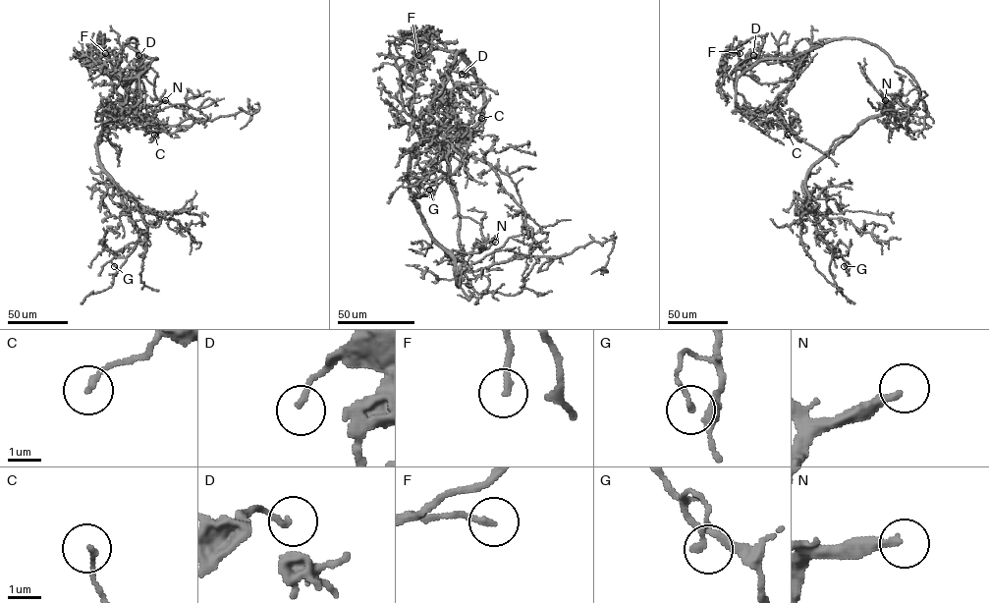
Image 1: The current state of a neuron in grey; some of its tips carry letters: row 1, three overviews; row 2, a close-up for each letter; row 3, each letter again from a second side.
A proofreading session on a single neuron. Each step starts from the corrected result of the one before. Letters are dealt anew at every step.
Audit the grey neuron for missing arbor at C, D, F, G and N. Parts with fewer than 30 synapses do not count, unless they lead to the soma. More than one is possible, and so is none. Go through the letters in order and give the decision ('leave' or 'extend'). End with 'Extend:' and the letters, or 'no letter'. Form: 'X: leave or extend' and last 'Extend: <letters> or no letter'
C: leave
D: leave
F: leave
G: leave
N: extend
Extend: N

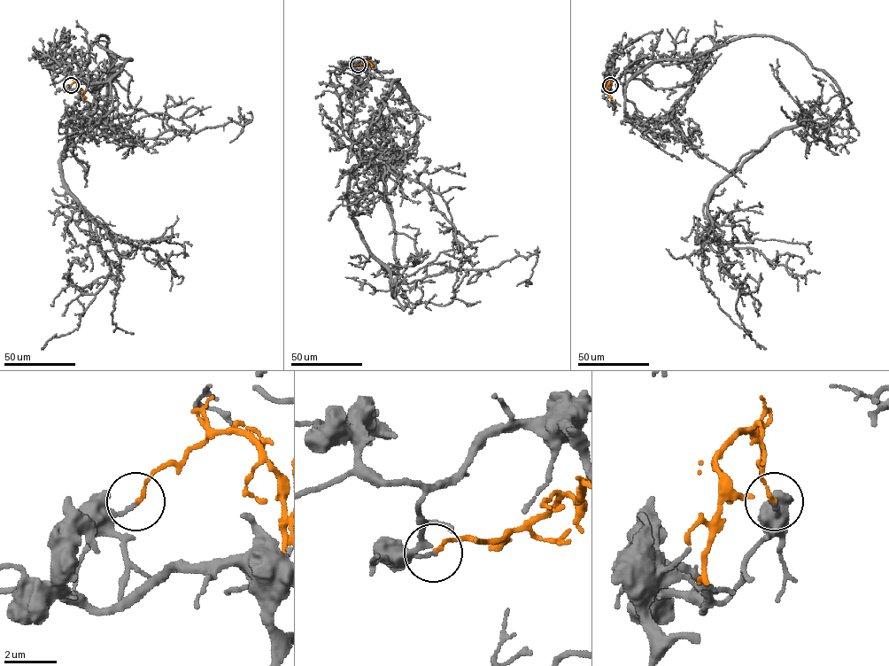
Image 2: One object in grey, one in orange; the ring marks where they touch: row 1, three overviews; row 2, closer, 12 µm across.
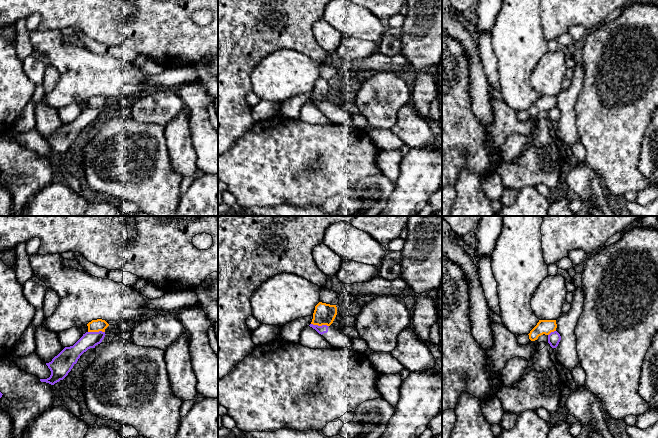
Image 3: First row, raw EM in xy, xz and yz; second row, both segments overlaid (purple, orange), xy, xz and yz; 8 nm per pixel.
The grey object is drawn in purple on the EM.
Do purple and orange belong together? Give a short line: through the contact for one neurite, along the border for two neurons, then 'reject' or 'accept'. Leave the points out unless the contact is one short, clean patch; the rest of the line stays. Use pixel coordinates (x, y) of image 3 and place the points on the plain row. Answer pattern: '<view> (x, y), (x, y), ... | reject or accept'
xz (311, 99), (328, 102) | reject

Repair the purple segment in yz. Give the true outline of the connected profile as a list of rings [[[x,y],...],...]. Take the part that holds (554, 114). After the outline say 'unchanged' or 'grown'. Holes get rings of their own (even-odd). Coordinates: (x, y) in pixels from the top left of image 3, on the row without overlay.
[[[557,107],[551,108],[548,111],[548,119],[552,124],[556,124],[561,116],[561,112]]] | unchanged

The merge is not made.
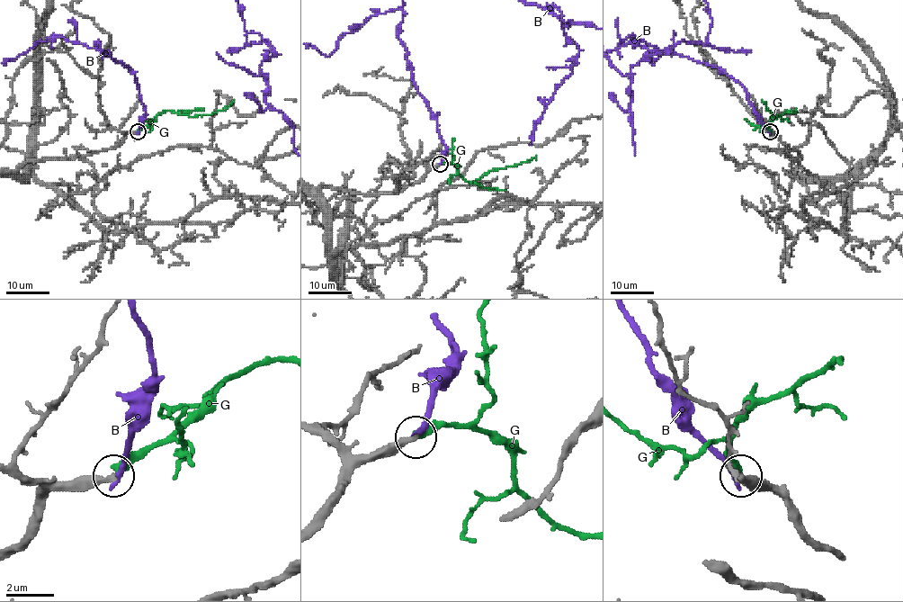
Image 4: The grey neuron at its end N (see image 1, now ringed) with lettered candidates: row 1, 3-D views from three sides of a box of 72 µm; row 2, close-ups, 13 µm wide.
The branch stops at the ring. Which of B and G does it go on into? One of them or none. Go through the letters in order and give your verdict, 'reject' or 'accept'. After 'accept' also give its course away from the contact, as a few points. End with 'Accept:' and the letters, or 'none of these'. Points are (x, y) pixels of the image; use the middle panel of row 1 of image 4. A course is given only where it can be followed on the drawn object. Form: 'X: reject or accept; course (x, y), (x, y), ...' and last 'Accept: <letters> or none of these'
B: reject
G: accept; course (440, 165), (451, 162), (460, 176), (474, 182), (492, 169), (528, 162), (536, 156)
Accept: G

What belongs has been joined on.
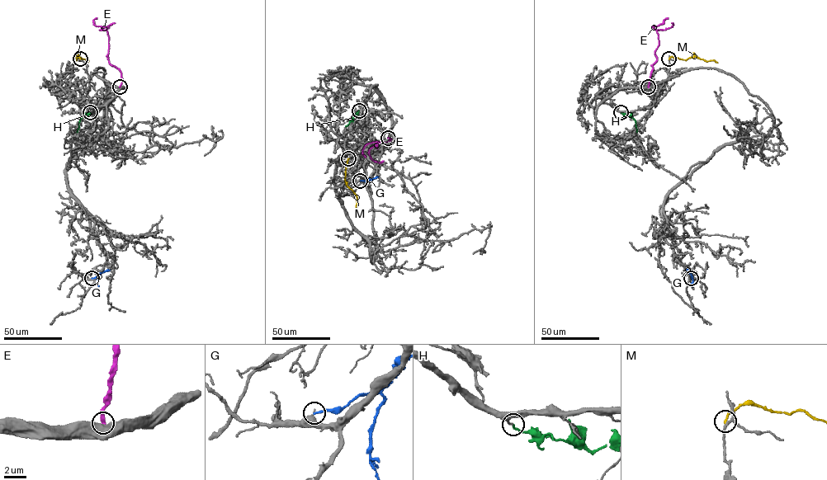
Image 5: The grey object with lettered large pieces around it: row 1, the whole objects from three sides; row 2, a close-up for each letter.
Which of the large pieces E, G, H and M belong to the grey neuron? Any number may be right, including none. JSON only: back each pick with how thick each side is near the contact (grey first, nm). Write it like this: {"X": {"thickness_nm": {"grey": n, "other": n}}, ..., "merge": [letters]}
{"H": {"thickness_nm": {"grey": 150, "other": 180}}, "merge": ["H"]}

